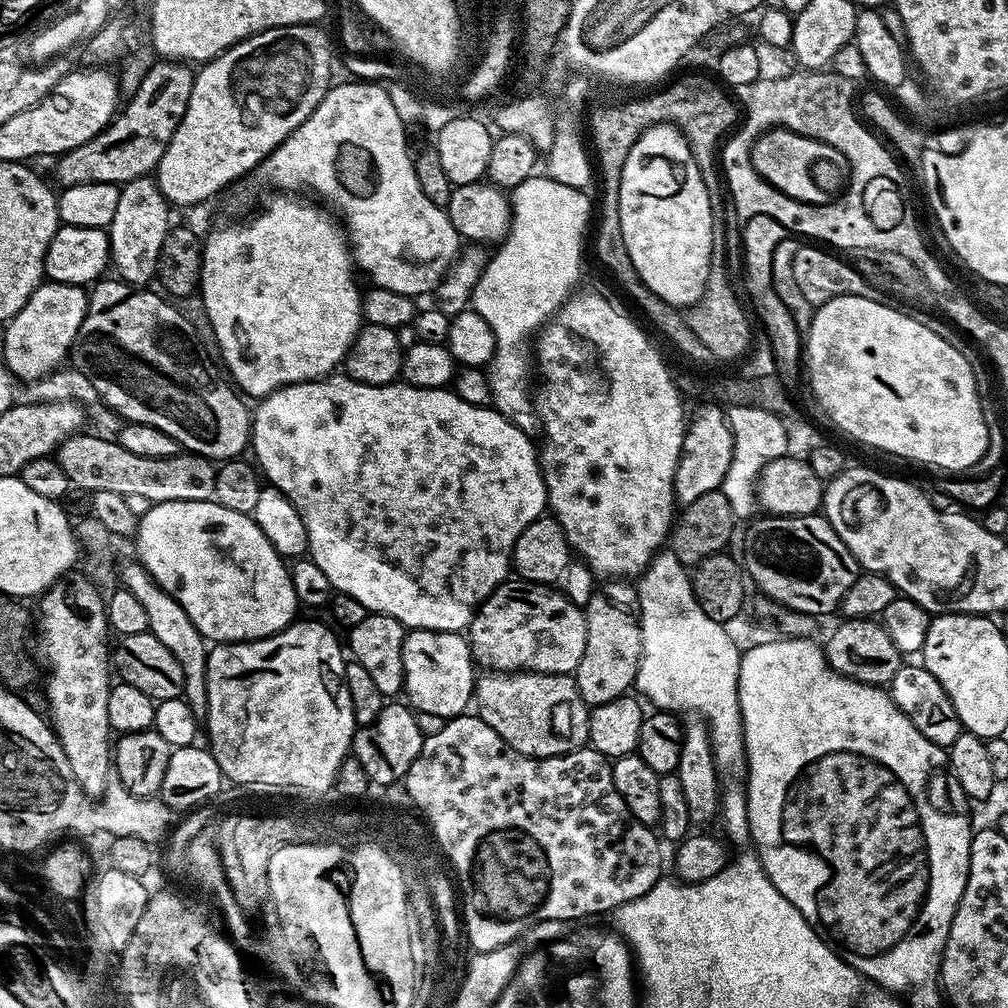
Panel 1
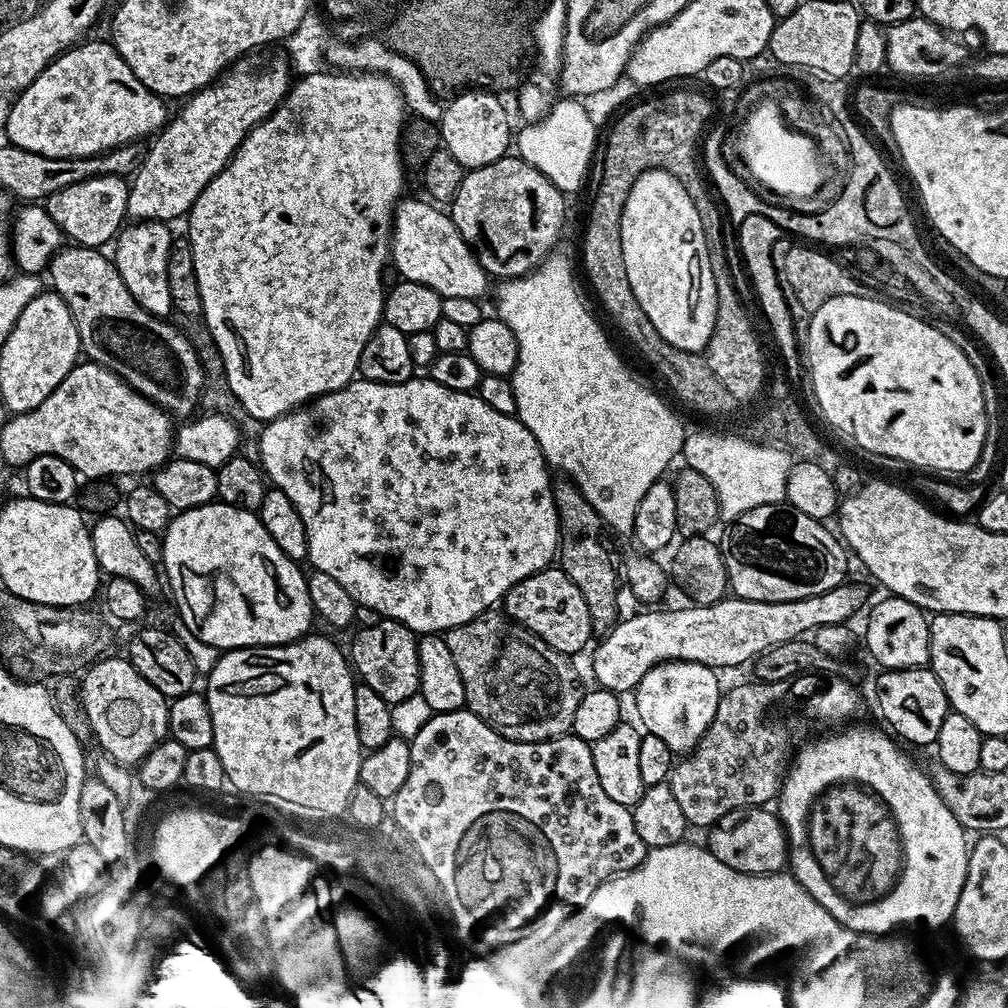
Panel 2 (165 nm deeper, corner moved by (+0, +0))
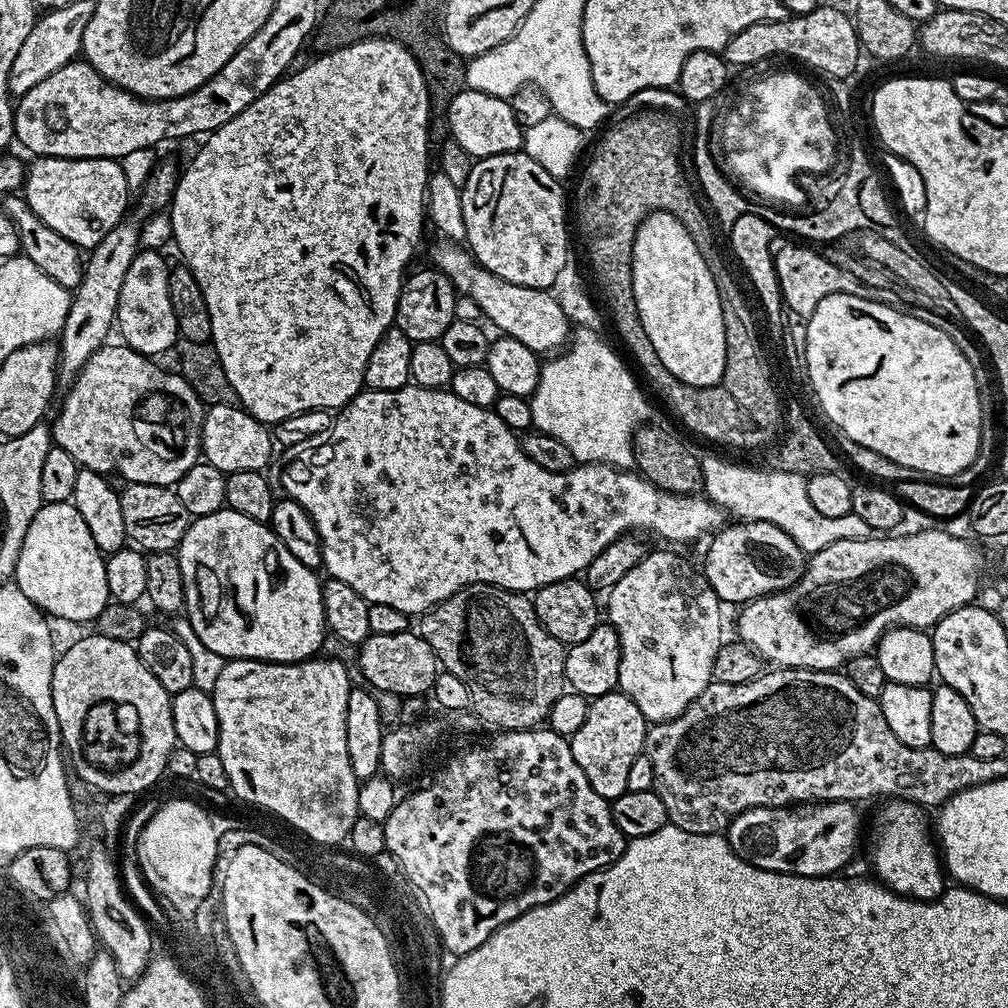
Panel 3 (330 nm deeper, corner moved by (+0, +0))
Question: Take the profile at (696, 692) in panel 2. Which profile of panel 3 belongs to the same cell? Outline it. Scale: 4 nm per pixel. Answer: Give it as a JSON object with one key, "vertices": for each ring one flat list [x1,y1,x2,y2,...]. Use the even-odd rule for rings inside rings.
{"vertices":[[649,551,607,593,607,623,620,639,620,669,618,670,619,691,626,693,642,710,644,719,652,724,673,720,708,684,713,683,714,654,718,654,722,643,720,637,720,608,722,601,716,597,703,571,676,552]]}

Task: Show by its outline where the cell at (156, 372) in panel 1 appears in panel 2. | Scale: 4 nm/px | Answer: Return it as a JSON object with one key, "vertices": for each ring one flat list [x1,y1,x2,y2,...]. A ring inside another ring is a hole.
{"vertices":[[64,246,48,261,46,269,46,276,52,279,51,291,58,293,66,306,70,306,70,314,78,330,81,353,91,363,101,364,118,374,135,392,147,400,153,400,173,417,191,417,197,411,196,404,198,408,198,401,204,391,204,371,200,369,195,350,175,323,150,314,137,302,134,294,126,290,126,282,122,282,122,274,118,274,115,263,109,257,107,260,104,254,99,248]]}

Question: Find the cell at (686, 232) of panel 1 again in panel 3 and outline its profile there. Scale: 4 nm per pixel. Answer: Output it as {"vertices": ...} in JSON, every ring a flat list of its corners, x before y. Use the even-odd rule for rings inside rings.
{"vertices":[[651,212,636,229,632,243,634,302,662,366,690,386,714,388,723,381,726,370,726,330,718,286,714,286,708,260,698,250,689,225,672,212]]}

